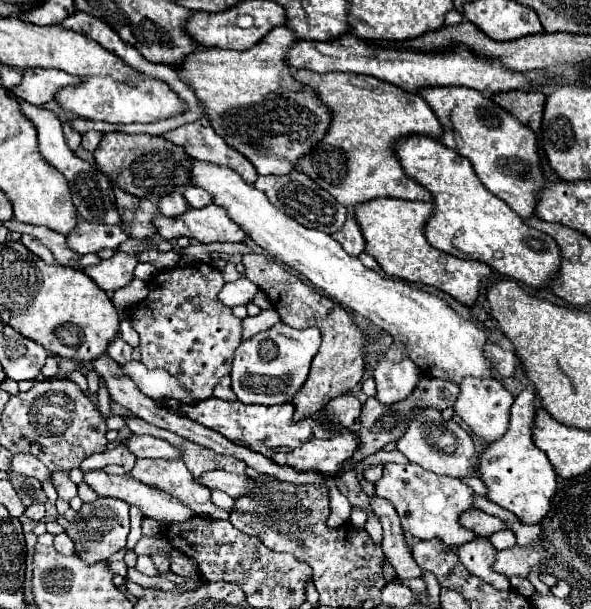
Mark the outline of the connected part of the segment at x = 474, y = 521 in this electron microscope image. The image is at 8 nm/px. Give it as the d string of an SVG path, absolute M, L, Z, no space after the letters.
M469 509L461 517L463 517L461 519L463 527L471 529L475 535L481 535L481 537L489 537L491 533L497 533L497 531L507 527L501 519L497 519L493 515L487 515L487 513L479 511L479 509Z

